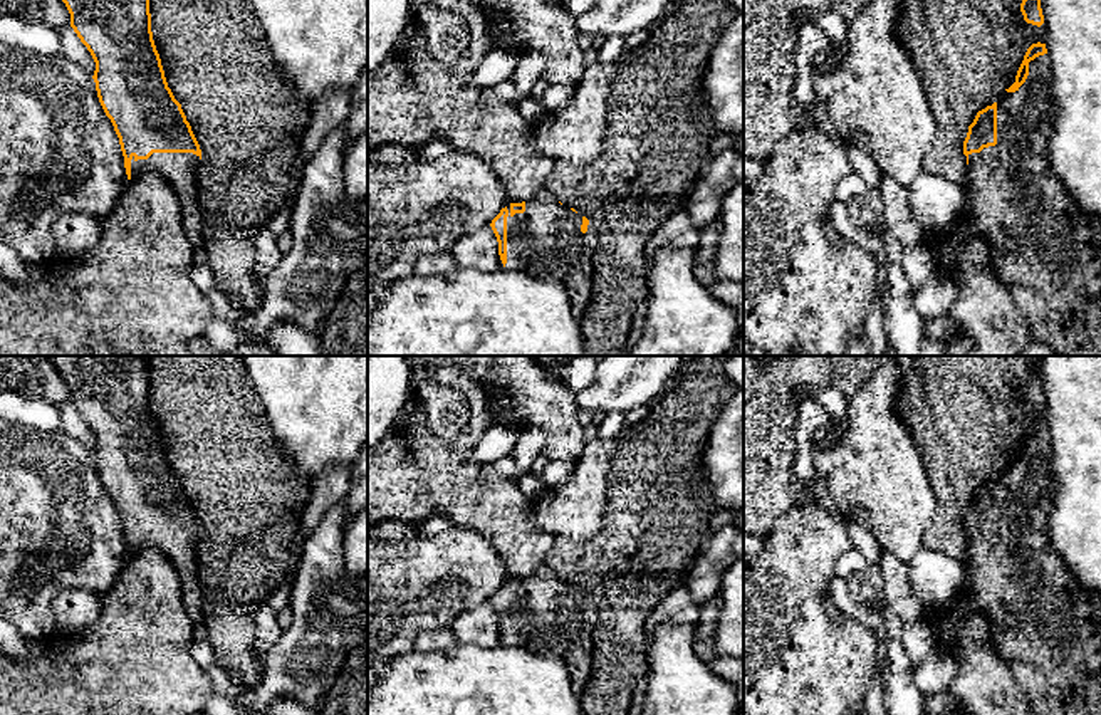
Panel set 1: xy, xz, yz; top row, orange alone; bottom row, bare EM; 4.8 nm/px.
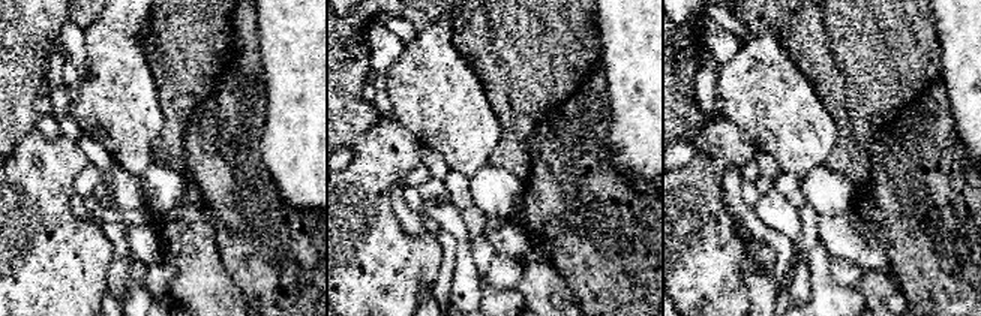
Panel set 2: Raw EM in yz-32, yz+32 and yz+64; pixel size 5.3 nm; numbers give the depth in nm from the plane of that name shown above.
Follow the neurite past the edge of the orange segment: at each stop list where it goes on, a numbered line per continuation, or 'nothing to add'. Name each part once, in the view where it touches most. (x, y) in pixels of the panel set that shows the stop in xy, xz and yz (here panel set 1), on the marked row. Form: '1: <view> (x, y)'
1: xz (546, 240)

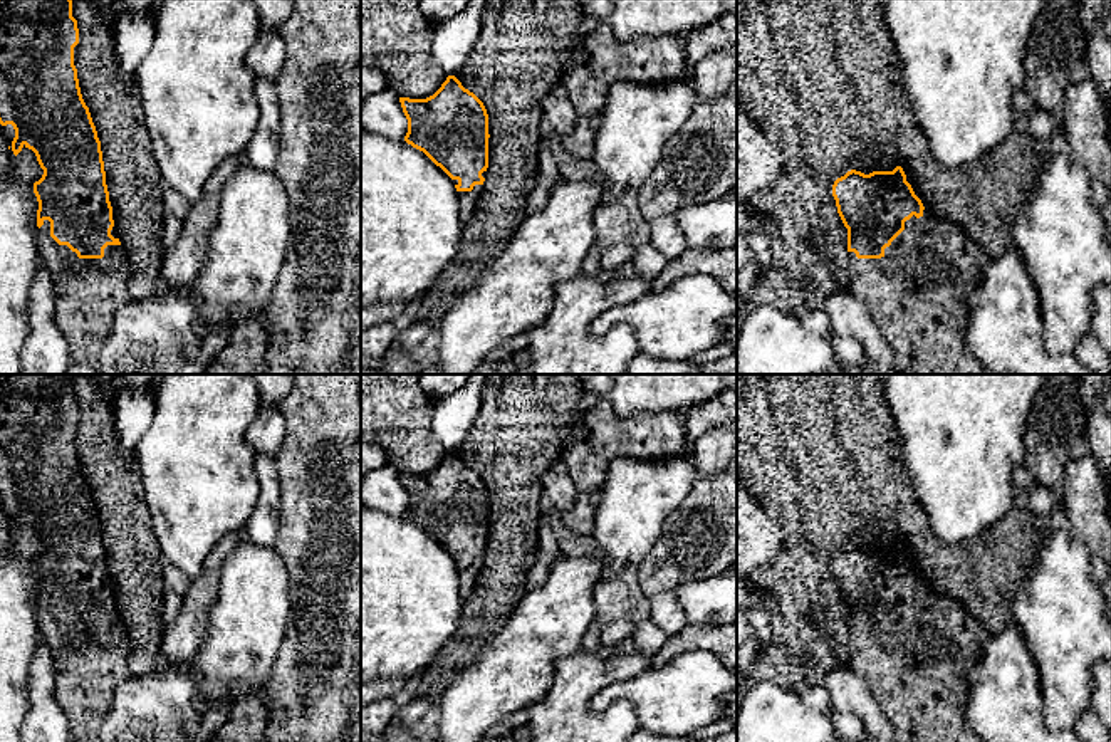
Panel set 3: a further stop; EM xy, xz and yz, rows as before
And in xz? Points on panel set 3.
1: xz (467, 200)

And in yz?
1: yz (917, 294)

